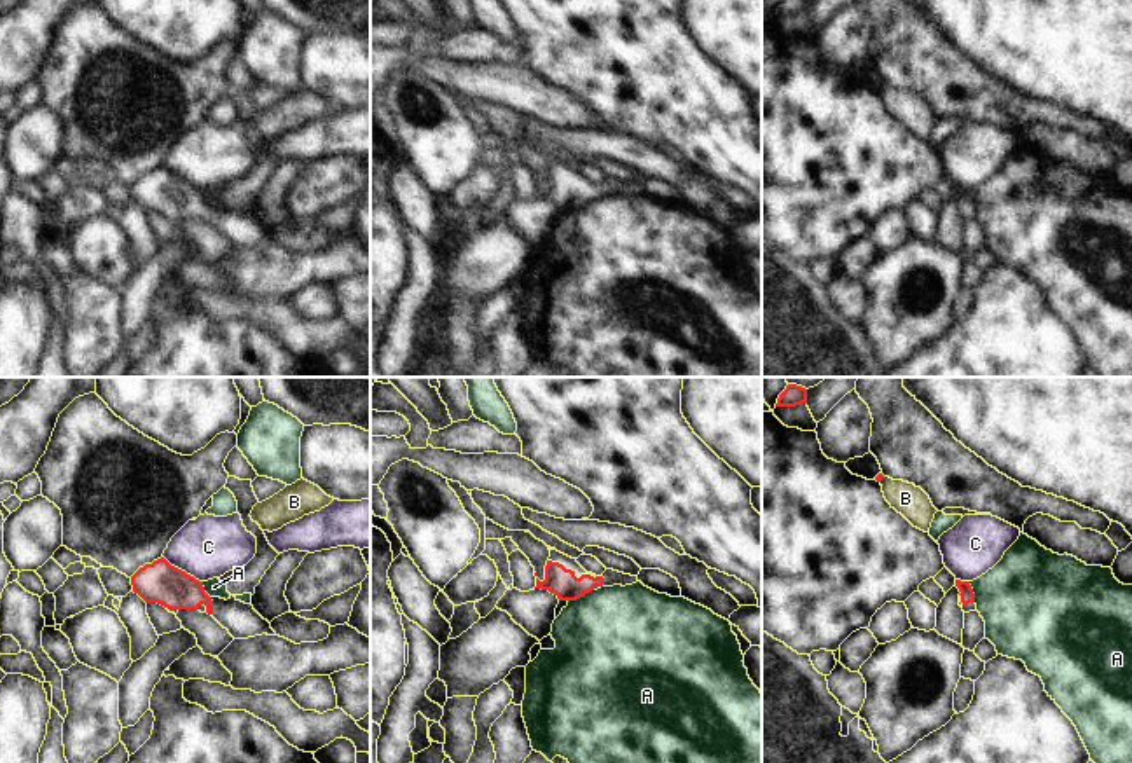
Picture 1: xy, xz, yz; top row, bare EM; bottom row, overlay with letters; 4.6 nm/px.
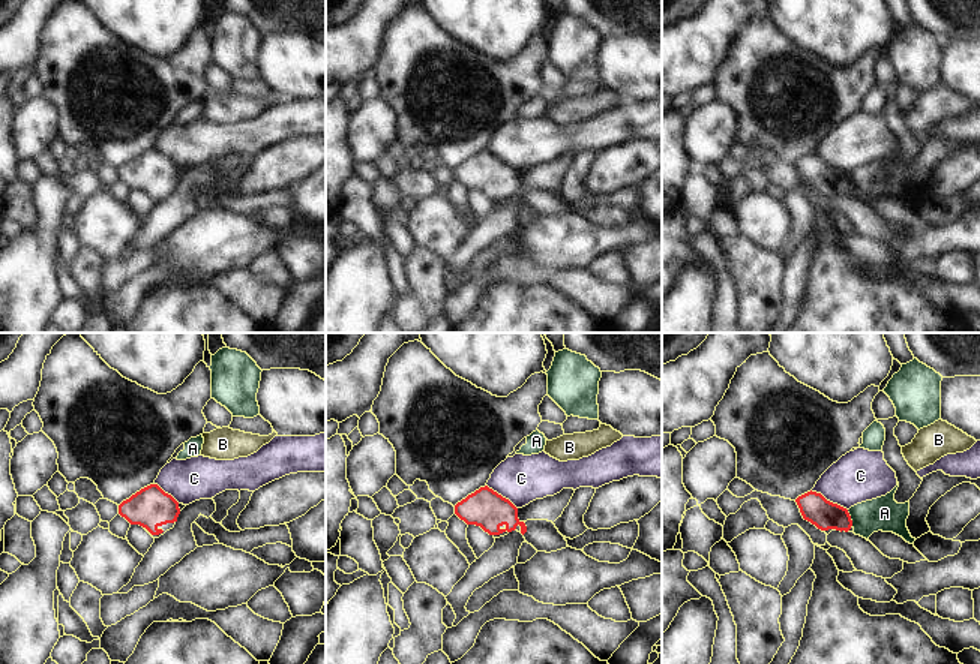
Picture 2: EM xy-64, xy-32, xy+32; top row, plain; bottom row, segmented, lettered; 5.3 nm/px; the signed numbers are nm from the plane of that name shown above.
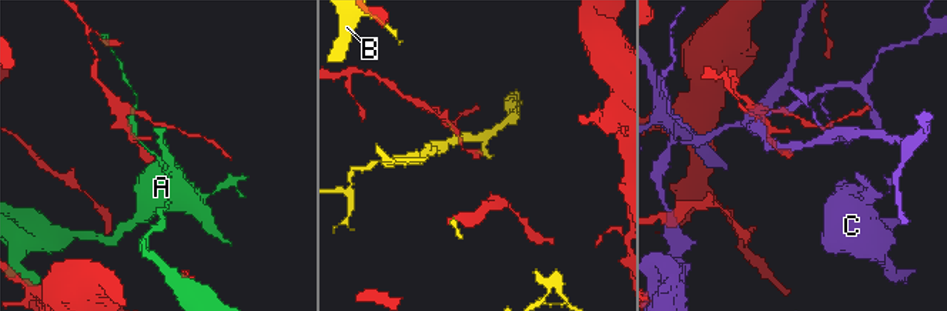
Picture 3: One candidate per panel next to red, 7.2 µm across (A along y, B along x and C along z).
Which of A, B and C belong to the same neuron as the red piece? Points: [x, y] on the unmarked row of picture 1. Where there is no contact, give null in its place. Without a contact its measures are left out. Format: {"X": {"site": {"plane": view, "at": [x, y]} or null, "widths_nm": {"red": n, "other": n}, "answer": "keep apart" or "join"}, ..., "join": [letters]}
{"A": {"site": {"plane": "xz", "at": [580, 205]}, "widths_nm": {"red": 140, "other": 480}, "answer": "keep apart"}, "B": {"site": {"plane": "yz", "at": [881, 88]}, "widths_nm": {"red": 40, "other": 150}, "answer": "keep apart"}, "C": {"site": {"plane": "xy", "at": [180, 178]}, "widths_nm": {"red": 190, "other": 280}, "answer": "keep apart"}, "join": []}

